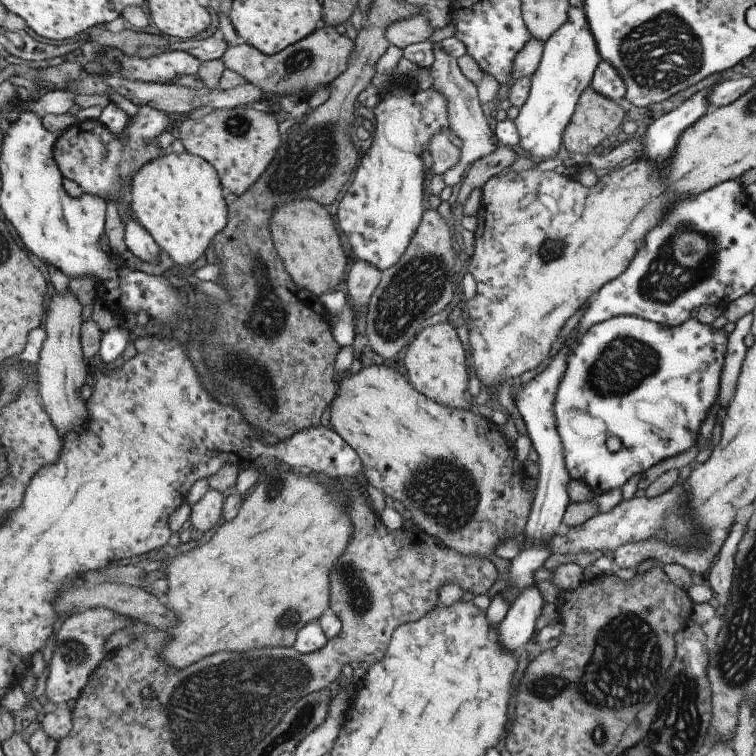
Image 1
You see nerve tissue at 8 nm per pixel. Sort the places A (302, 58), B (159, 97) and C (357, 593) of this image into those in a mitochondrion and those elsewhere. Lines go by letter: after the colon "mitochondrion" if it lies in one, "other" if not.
A: mitochondrion
B: other
C: mitochondrion

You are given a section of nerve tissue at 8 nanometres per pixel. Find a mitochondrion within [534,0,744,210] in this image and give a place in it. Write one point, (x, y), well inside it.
(661, 53)

